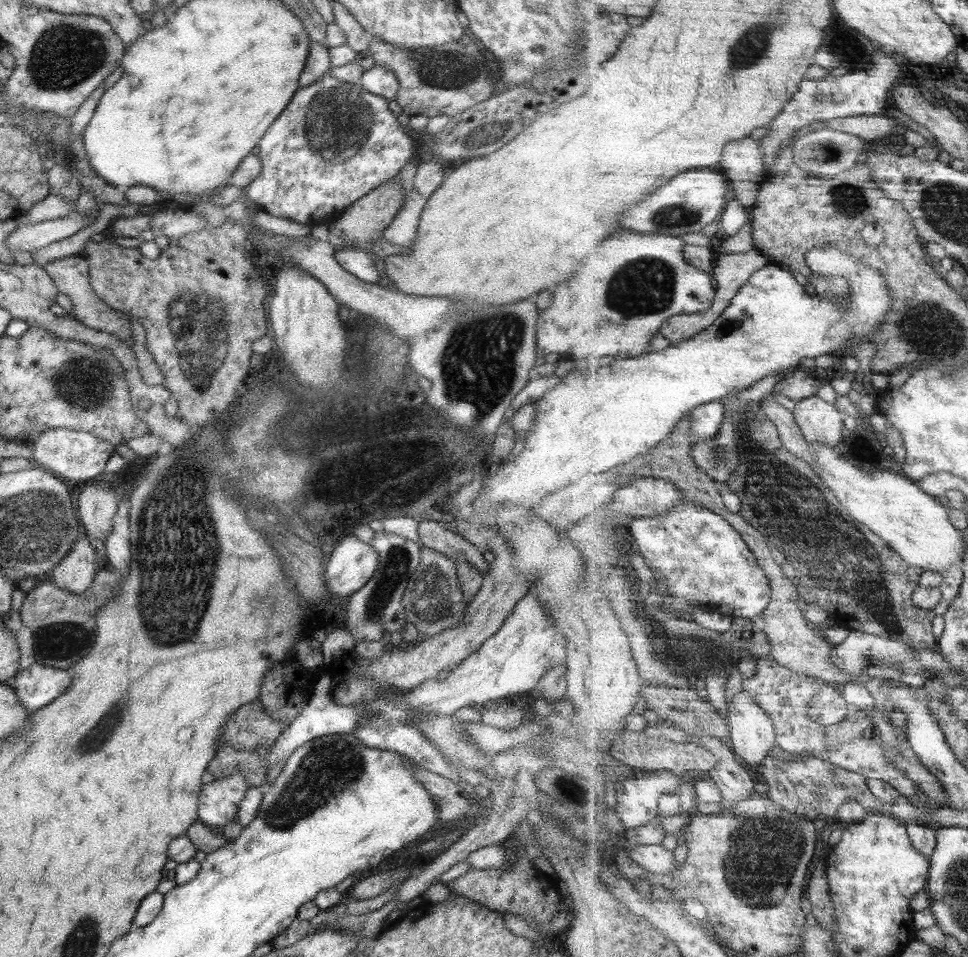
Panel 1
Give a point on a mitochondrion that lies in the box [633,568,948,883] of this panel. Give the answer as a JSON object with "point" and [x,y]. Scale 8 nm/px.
{"point":[878,603]}

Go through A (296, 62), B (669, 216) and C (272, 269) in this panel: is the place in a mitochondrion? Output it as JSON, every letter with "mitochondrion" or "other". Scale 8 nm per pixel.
{"A":"other","B":"mitochondrion","C":"other"}

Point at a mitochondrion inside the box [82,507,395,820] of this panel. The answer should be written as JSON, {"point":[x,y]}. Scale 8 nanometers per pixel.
{"point":[251,748]}

